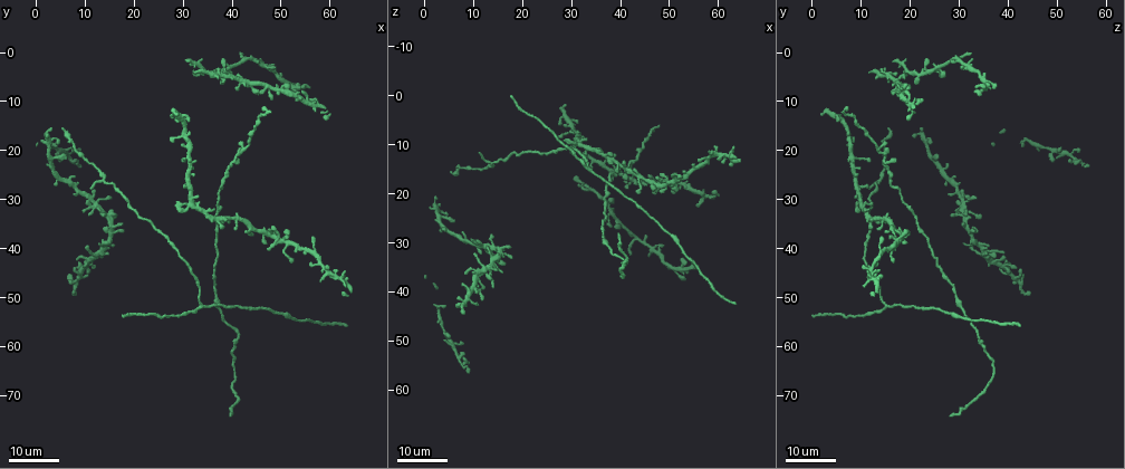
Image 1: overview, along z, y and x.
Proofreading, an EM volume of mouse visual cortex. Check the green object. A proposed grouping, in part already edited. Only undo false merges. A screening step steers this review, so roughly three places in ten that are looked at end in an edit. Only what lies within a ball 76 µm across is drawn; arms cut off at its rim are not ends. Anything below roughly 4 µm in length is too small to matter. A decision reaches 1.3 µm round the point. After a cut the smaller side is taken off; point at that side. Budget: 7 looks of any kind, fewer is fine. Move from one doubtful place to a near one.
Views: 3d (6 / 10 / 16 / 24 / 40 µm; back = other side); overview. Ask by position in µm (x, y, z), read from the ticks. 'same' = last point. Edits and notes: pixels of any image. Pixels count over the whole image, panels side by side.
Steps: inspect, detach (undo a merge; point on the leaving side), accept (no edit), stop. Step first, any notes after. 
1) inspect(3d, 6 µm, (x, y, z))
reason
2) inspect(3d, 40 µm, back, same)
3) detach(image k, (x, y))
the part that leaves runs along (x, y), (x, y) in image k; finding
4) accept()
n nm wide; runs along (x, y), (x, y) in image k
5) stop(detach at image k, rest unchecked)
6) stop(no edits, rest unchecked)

inspect(3d, 24 µm, (13.5, 26.0, 13.5))
three-way junction

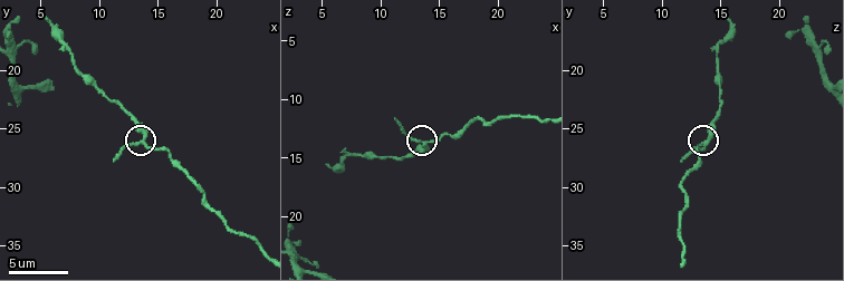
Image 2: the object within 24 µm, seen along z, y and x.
inspect(3d, 6 µm, (13.8, 26.2, 13.8))

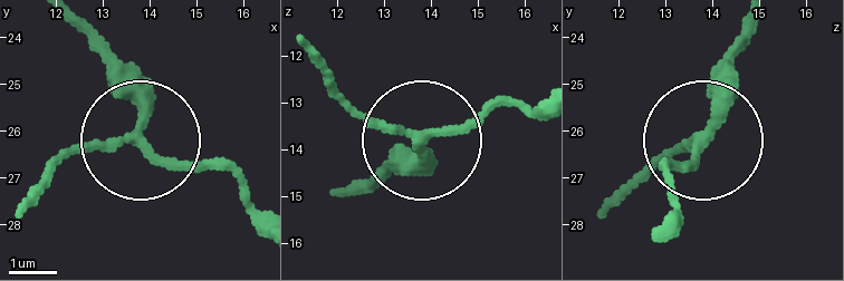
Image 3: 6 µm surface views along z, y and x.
accept()
210 nm wide; one neuron here

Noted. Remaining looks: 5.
inspect(3d, 24 µm, (39.5, 34.5, 14.0))
side arm on a straight run

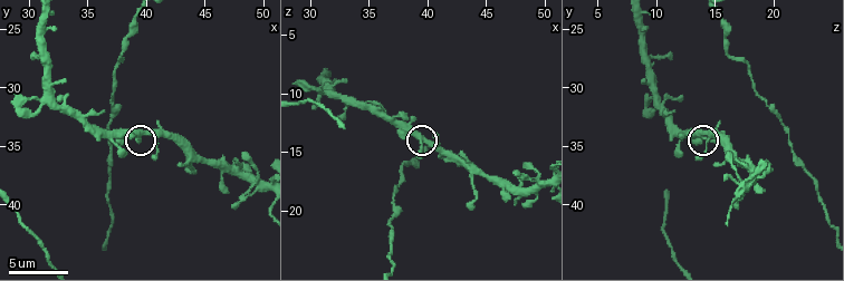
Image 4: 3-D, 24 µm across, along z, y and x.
inspect(3d, 10 µm, (39.6, 34.2, 14.2))
closer look

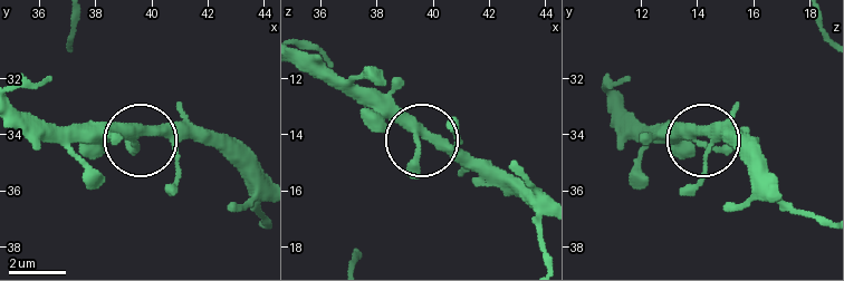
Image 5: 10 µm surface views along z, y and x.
accept()
3 arms; runs along (305, 67), (377, 96), (428, 142), (505, 171) in image 5; continuous, no second neuron

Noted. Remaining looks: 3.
inspect(3d, 24 µm, (33.5, 51.5, 15.5))
side arm on a straight run

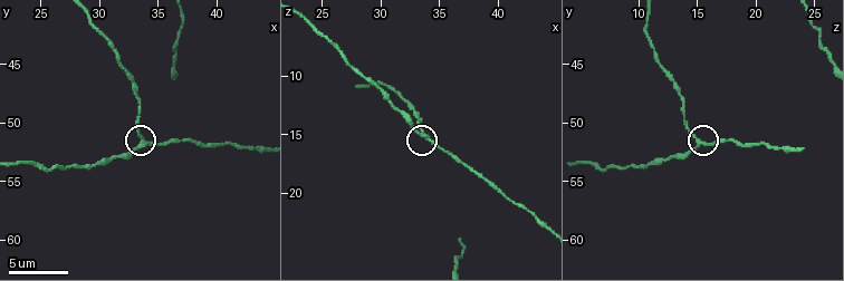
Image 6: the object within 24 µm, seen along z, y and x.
inspect(3d, 10 µm, (34.0, 51.8, 15.4))

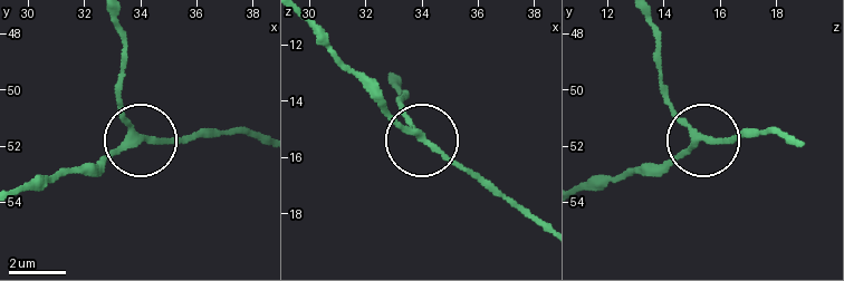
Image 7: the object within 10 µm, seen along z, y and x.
accept()
3 arms; all the same neuron

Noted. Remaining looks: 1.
stop(no edits, rest unchecked)

